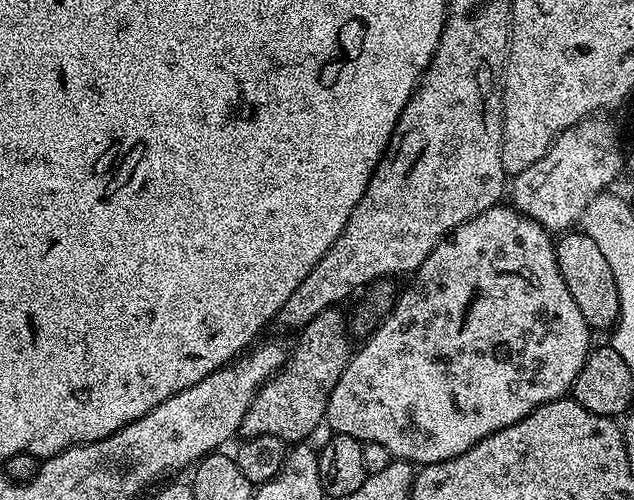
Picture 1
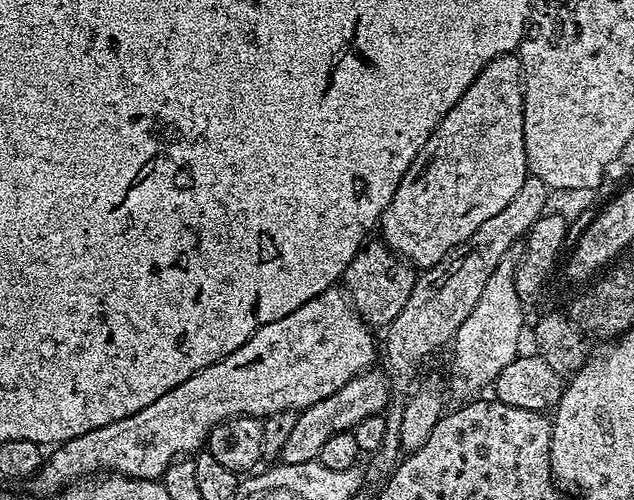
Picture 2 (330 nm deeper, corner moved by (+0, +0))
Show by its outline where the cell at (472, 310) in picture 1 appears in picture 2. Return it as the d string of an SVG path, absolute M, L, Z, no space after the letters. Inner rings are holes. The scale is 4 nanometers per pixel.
M376 371L360 373L350 382L346 382L342 390L334 390L334 394L322 398L322 402L314 402L314 406L303 409L294 422L294 431L278 453L279 463L301 464L317 459L324 443L334 434L351 432L354 426L358 426L358 422L362 422L362 418L381 415L390 403L390 380L383 371Z

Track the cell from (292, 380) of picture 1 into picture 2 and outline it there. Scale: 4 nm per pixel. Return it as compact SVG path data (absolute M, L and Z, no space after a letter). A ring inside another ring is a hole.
M383 242L372 243L365 243L350 262L350 266L346 266L342 284L352 305L356 307L356 312L368 325L386 326L394 322L394 318L398 318L399 312L402 311L402 306L406 306L406 301L410 298L410 290L414 290L418 272L408 261L391 252Z

